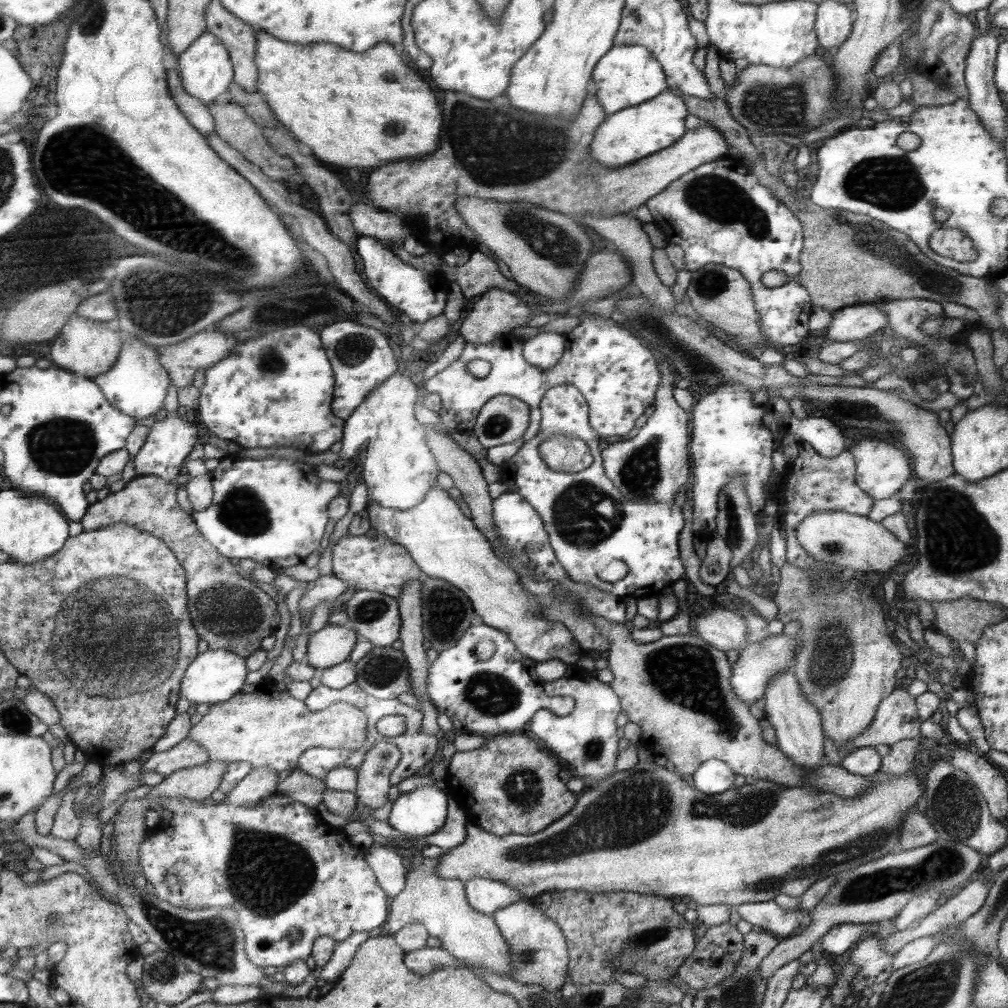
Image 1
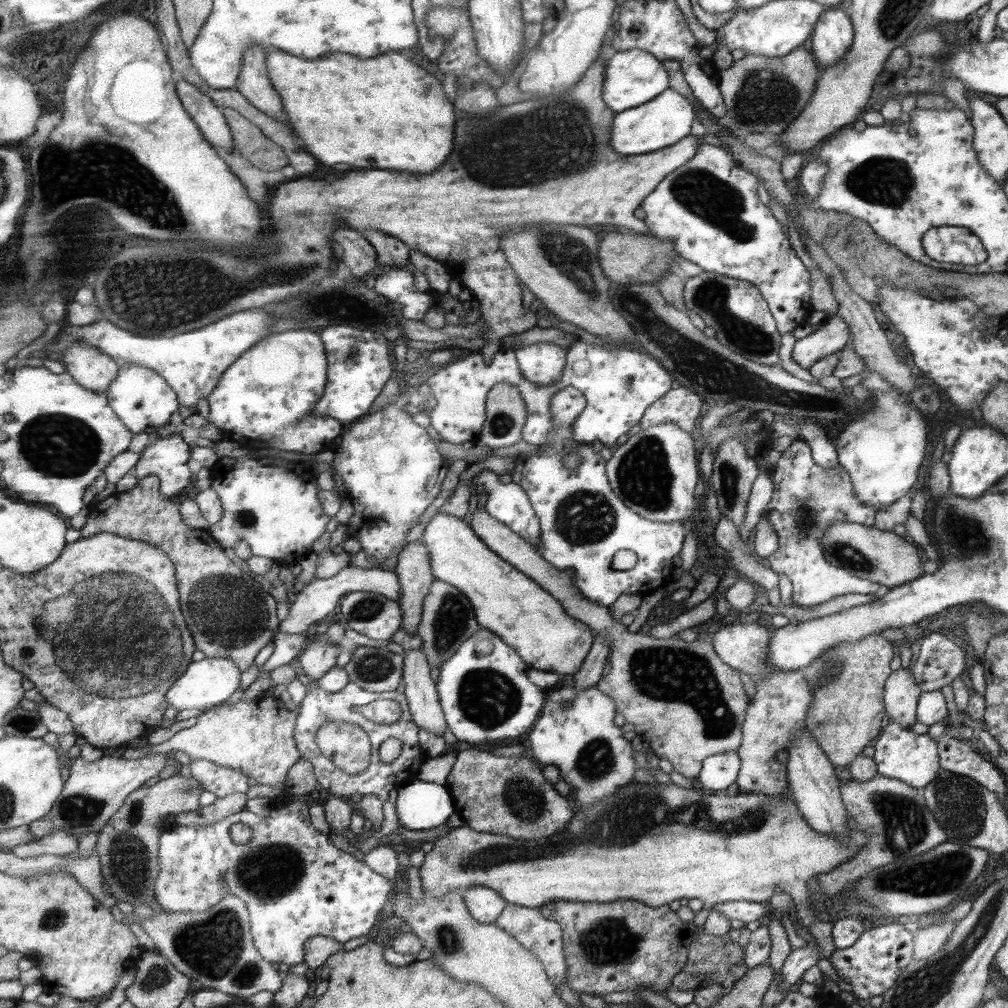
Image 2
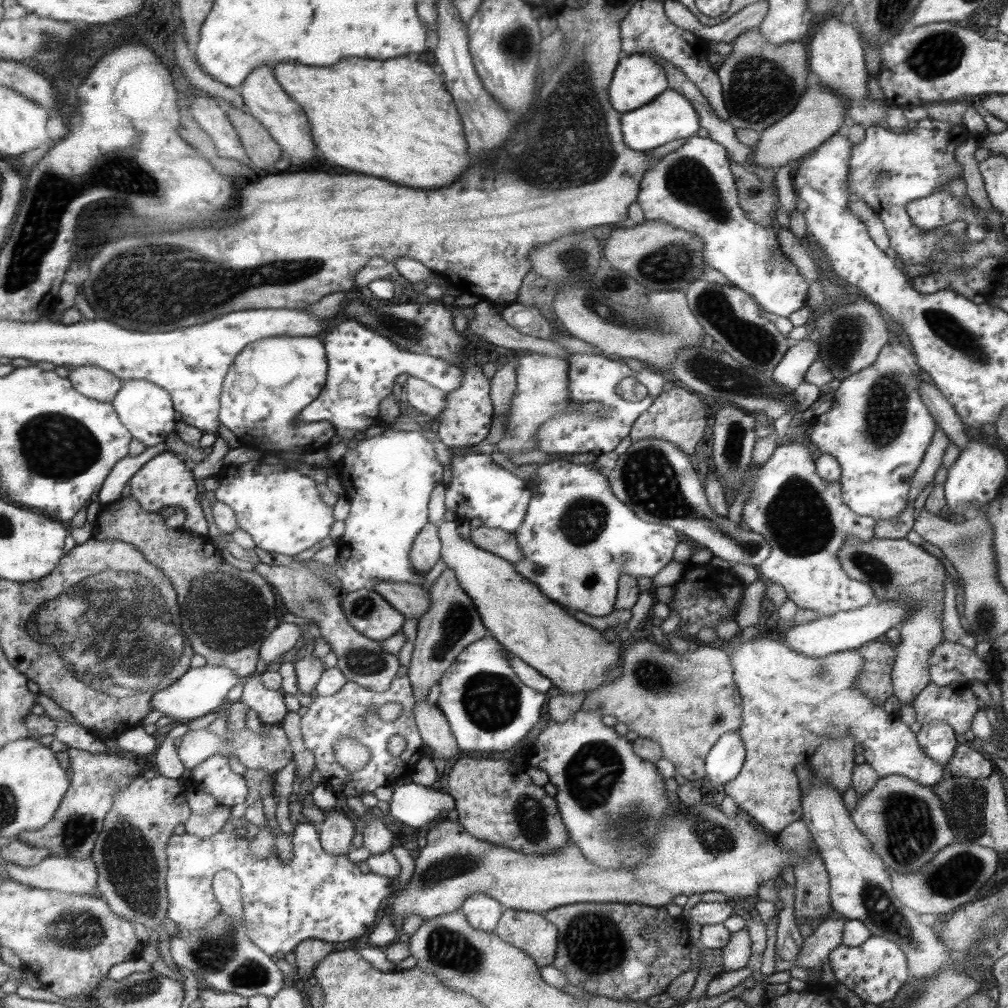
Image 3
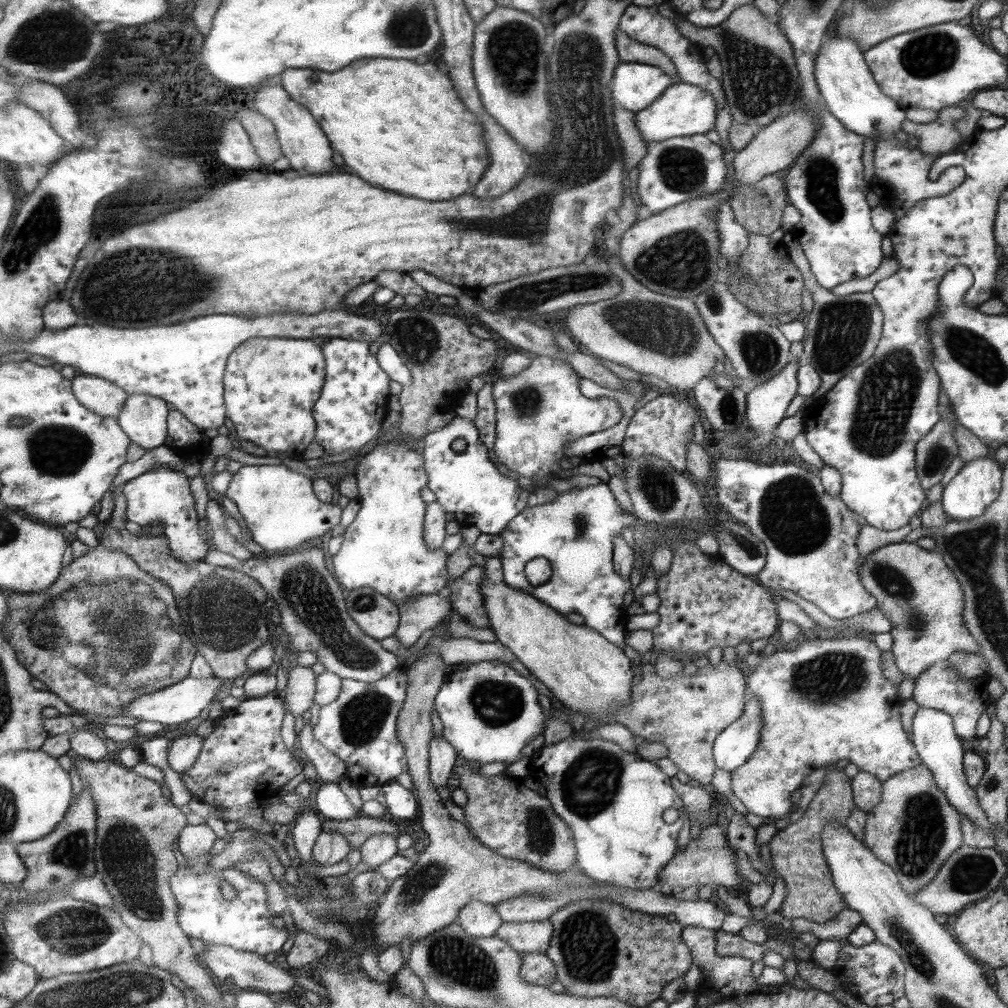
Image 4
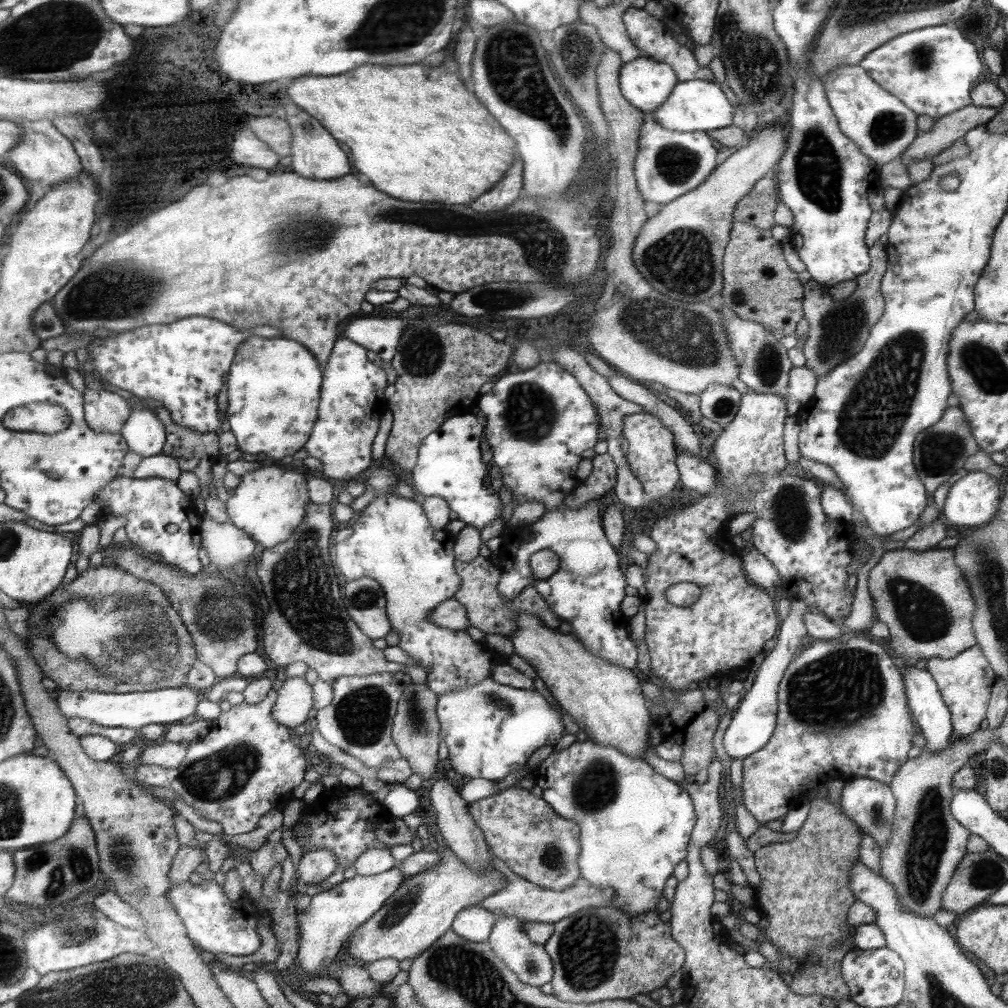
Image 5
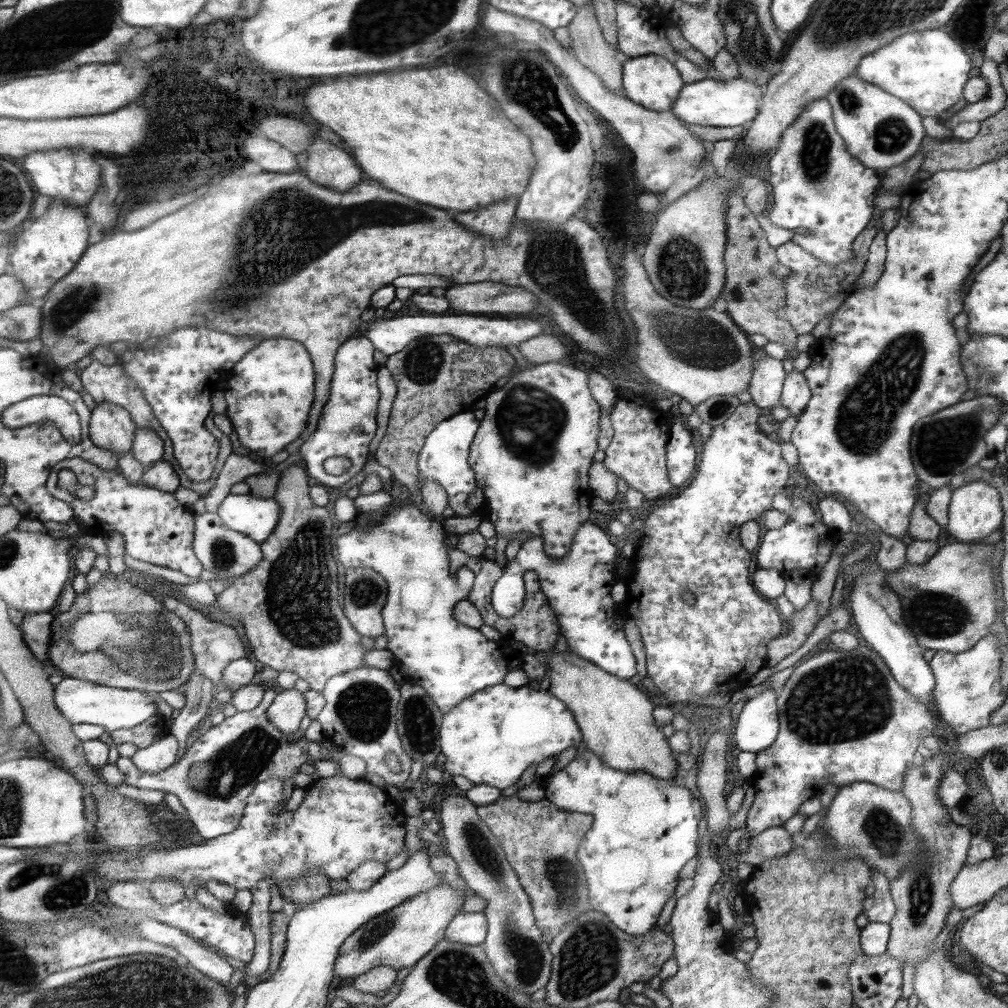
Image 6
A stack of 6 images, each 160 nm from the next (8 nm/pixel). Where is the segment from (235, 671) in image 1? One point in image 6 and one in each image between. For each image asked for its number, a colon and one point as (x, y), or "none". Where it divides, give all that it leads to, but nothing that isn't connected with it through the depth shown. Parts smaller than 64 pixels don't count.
2: (208, 684)
3: (204, 690)
4: (181, 702)
5: (164, 706)
6: (82, 702)

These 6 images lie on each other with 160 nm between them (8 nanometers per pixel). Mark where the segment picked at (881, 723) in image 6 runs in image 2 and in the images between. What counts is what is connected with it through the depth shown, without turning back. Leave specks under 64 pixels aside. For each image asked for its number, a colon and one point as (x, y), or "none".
2: (780, 702)
3: (791, 703)
4: (823, 701)
5: (841, 713)

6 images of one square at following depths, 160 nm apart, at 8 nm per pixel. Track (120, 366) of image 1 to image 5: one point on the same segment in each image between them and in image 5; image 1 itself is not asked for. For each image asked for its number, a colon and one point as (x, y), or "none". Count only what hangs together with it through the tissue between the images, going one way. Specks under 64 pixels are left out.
2: (144, 401)
3: (147, 410)
4: (145, 419)
5: (145, 434)

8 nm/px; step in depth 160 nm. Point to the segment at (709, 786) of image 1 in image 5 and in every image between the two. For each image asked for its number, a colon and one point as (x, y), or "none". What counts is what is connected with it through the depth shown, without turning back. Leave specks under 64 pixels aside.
2: (718, 772)
3: (726, 757)
4: (735, 744)
5: (753, 719)

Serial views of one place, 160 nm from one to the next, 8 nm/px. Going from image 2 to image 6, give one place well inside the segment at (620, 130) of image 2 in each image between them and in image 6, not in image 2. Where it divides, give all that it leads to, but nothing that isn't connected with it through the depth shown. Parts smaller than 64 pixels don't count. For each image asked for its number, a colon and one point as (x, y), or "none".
3: (670, 116)
4: (683, 110)
5: (694, 105)
6: (709, 103)

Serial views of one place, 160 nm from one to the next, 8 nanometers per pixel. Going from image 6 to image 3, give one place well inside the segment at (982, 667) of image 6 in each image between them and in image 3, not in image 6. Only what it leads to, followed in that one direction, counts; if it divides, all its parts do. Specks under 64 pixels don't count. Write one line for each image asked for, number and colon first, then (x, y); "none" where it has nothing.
3: (954, 703)
4: (964, 699)
5: (965, 682)

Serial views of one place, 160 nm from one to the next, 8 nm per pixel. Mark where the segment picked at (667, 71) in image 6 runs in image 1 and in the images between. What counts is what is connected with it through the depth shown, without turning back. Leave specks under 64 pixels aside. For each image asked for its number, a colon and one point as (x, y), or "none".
1: (626, 76)
2: (633, 77)
3: (637, 80)
4: (634, 86)
5: (646, 84)

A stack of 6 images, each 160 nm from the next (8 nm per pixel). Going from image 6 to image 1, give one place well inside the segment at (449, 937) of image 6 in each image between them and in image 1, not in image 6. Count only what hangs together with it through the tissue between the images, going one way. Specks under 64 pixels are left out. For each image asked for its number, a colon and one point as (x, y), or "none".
1: (487, 896)
2: (484, 905)
3: (482, 912)
4: (479, 920)
5: (474, 924)

